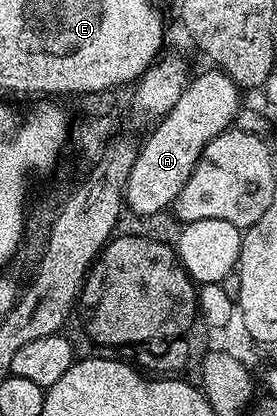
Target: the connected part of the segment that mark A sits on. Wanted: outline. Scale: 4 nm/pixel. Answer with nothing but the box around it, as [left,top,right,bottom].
[124,67,241,217]

